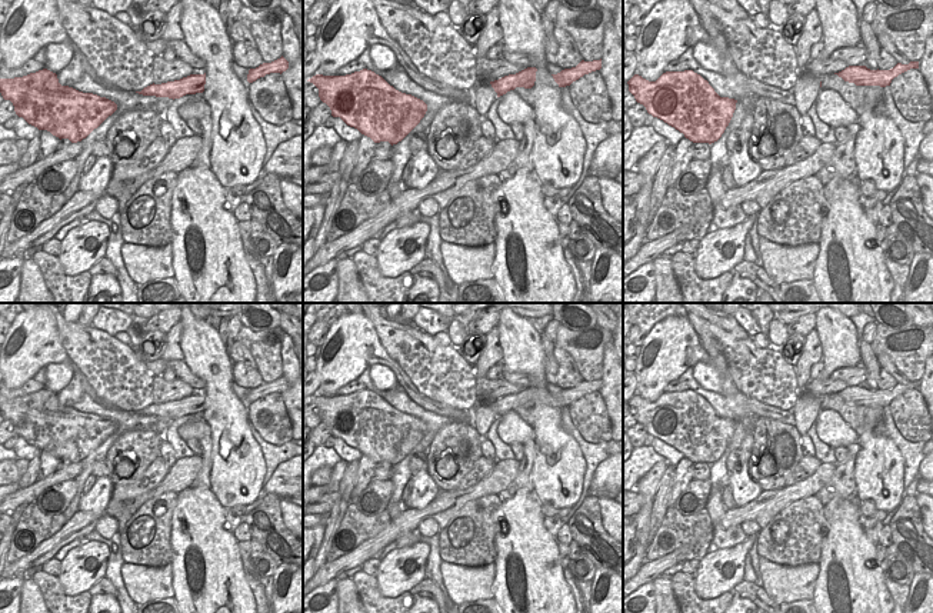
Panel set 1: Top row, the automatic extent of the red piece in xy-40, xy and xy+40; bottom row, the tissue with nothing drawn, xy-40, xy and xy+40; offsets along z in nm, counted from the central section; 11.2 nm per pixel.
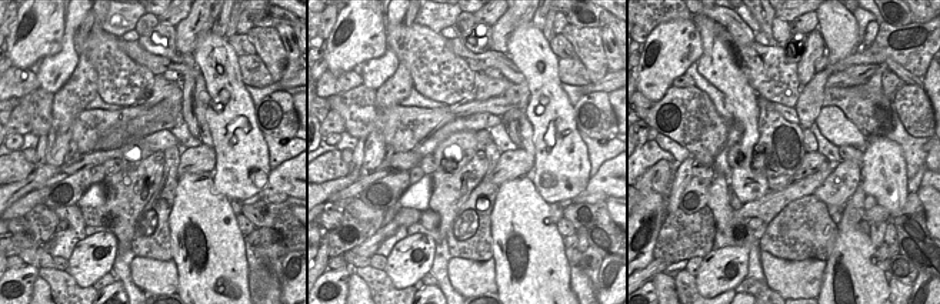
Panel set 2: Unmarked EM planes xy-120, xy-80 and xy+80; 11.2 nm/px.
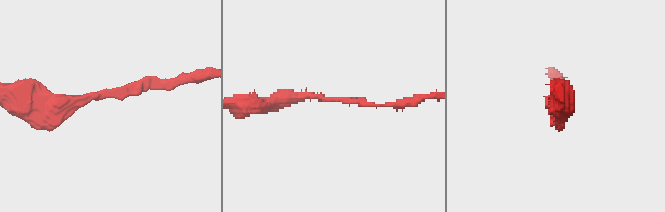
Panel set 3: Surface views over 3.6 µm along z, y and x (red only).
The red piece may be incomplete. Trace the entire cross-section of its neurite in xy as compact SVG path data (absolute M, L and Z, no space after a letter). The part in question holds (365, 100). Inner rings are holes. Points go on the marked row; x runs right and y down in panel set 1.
M367 69L346 76L316 74L307 81L319 89L319 97L330 107L333 117L340 117L347 126L357 129L374 143L397 144L427 111L427 104L423 100L396 90L381 76Z

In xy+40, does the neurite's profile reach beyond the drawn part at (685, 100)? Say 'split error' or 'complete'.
complete

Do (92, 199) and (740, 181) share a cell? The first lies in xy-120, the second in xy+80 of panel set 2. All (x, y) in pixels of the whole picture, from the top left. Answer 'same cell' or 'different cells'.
same cell

